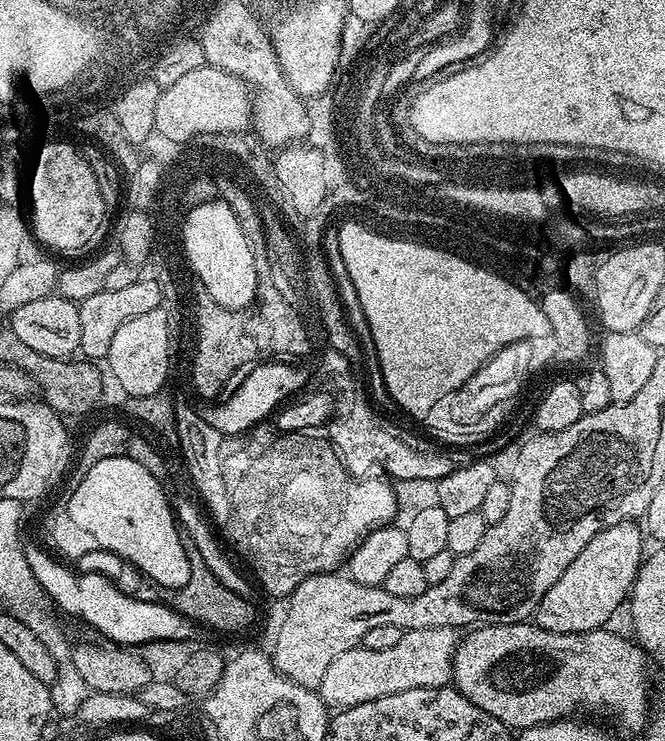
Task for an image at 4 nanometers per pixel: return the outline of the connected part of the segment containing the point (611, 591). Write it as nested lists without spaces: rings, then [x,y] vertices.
[[[631,520],[618,522],[594,534],[594,538],[586,542],[586,550],[582,550],[582,554],[578,554],[578,558],[574,558],[574,562],[570,562],[570,566],[562,570],[562,578],[558,578],[558,582],[554,582],[550,590],[546,590],[542,602],[536,607],[534,623],[551,632],[593,632],[595,628],[605,627],[609,623],[607,620],[619,608],[621,611],[622,605],[629,599],[632,584],[646,556],[644,540],[646,541],[646,536],[641,525]]]

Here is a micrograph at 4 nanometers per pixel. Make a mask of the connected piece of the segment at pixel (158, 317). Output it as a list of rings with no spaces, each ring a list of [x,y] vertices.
[[[161,307],[150,310],[139,318],[130,318],[130,322],[122,322],[122,326],[118,326],[118,334],[110,338],[106,368],[107,371],[112,372],[128,397],[154,394],[165,387],[164,383],[167,382],[170,372],[169,339],[167,316]]]

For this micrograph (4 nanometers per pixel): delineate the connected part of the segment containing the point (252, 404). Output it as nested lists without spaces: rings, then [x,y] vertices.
[[[271,360],[255,365],[239,381],[241,384],[234,394],[227,397],[229,400],[226,404],[217,403],[205,407],[208,409],[201,411],[203,420],[208,426],[228,435],[243,435],[251,431],[259,425],[258,422],[262,421],[271,411],[272,414],[284,401],[290,398],[288,396],[296,393],[305,384],[307,378],[310,378],[310,374],[307,374],[302,367],[294,367],[290,364],[293,363]]]

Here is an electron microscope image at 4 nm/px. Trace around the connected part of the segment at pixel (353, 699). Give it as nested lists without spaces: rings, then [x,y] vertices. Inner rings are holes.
[[[423,628],[407,630],[390,650],[366,650],[357,646],[338,654],[318,689],[322,702],[329,709],[353,708],[362,702],[374,702],[390,694],[402,694],[402,690],[442,688],[451,681],[452,659],[456,653],[458,632],[454,628]]]

